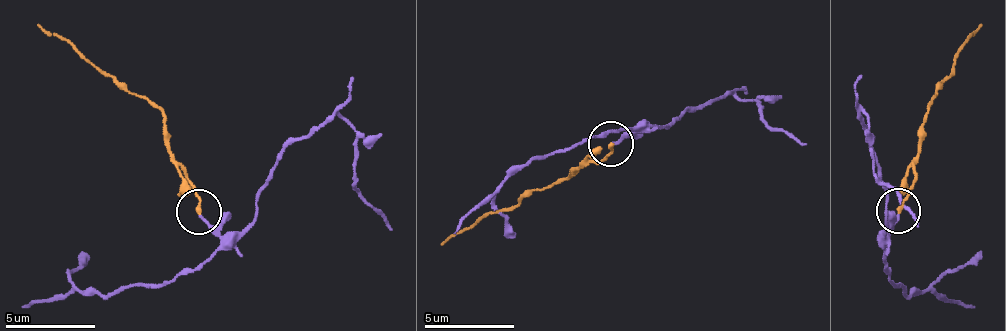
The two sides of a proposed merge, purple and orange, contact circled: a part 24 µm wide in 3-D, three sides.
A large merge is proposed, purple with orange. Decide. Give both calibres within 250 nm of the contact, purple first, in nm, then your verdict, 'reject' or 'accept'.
150/200 nm | reject

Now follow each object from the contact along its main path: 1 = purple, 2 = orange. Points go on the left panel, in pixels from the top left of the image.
1: (197, 213), (212, 226), (244, 231), (276, 159), (336, 114), (358, 136), (352, 186), (394, 231)
2: (197, 213), (163, 115), (36, 25)

